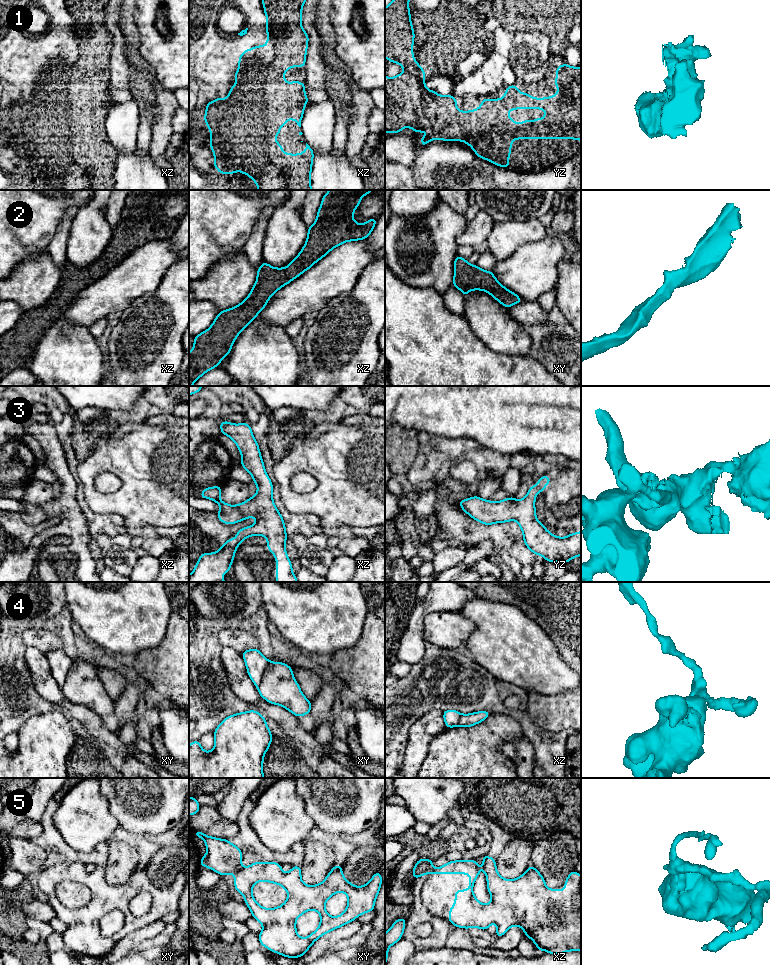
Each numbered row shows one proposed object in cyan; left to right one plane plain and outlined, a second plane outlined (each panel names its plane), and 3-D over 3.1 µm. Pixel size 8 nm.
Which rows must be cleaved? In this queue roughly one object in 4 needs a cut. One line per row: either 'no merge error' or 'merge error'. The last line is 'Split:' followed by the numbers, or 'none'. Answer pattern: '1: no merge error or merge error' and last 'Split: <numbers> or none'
1: no merge error
2: no merge error
3: no merge error
4: merge error
5: merge error
Split: 4, 5

